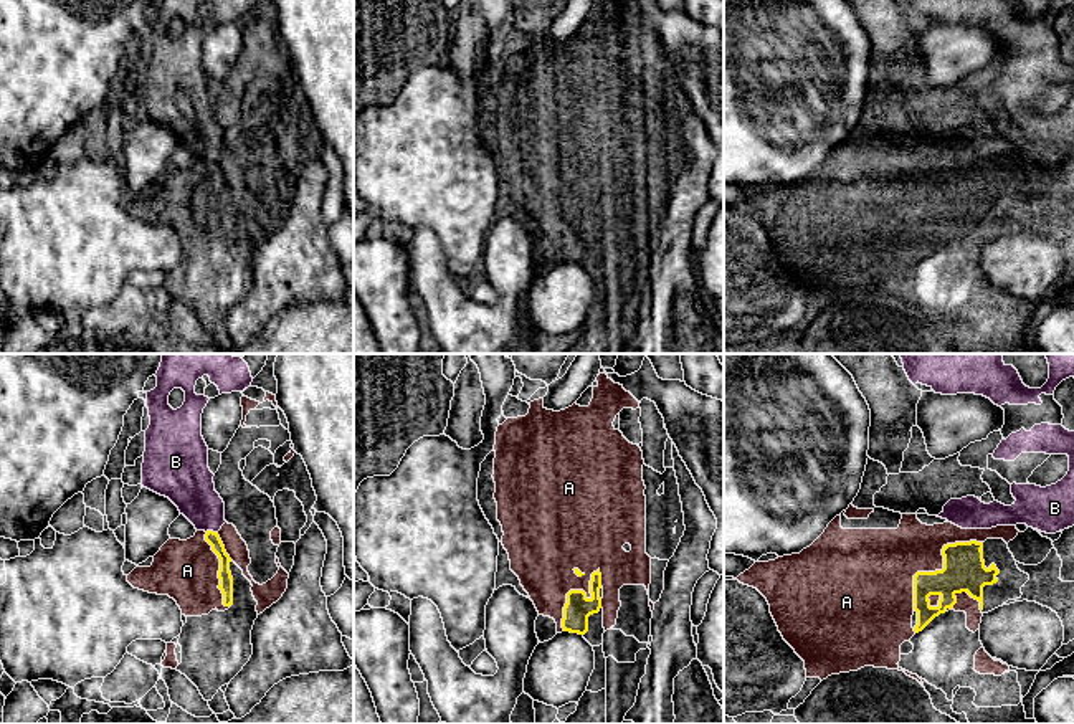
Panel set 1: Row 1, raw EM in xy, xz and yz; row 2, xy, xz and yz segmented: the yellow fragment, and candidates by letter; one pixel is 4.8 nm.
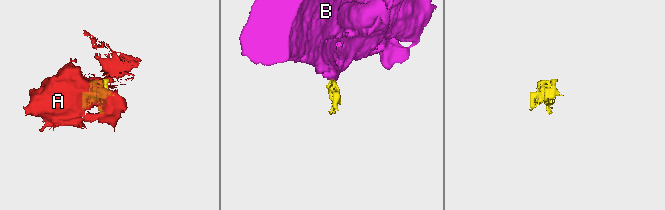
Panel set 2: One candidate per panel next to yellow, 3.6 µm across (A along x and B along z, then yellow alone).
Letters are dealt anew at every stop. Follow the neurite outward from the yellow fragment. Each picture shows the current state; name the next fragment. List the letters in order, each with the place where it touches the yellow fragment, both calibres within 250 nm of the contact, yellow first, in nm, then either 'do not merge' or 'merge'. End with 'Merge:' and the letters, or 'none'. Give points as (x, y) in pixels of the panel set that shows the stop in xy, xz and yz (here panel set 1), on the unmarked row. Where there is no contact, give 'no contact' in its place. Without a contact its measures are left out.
A: meets yellow in yz at (942, 199); 200 nm thick on the yellow side, 280 nm on the other; merge
B: meets yellow in xy at (212, 161); 70 nm thick on the yellow side, 220 nm on the other; do not merge
Merge: A

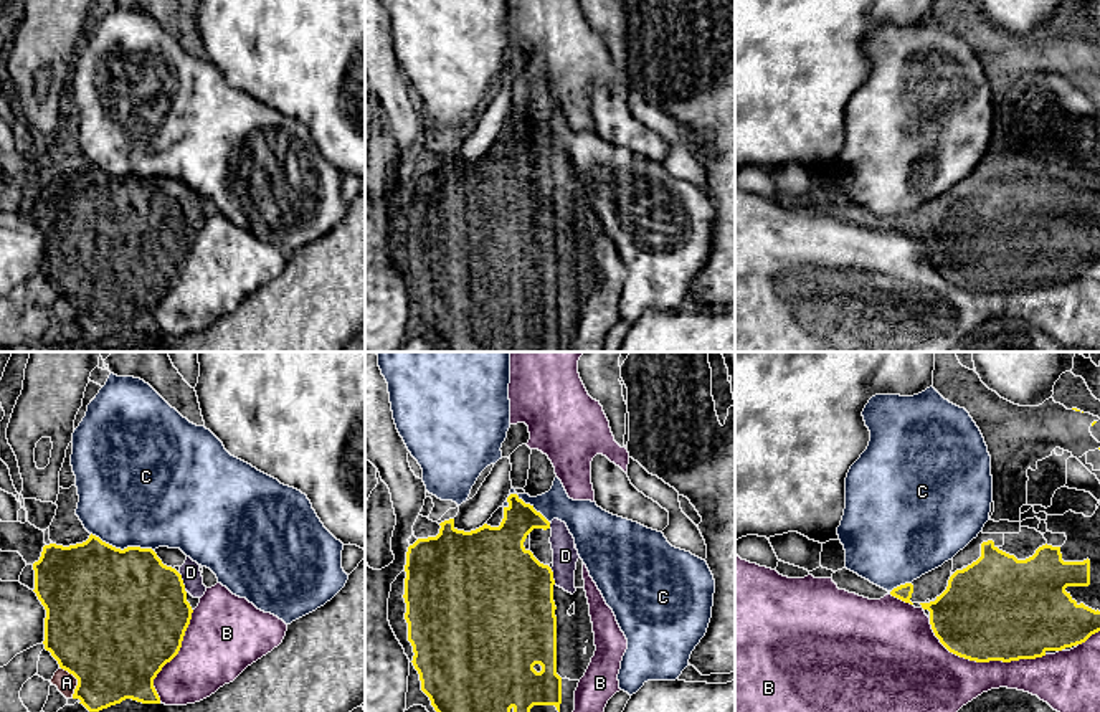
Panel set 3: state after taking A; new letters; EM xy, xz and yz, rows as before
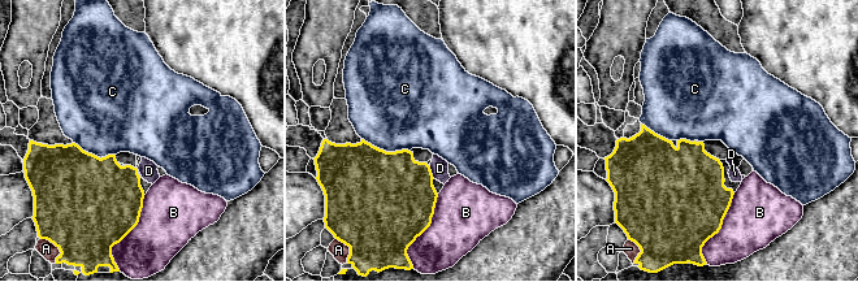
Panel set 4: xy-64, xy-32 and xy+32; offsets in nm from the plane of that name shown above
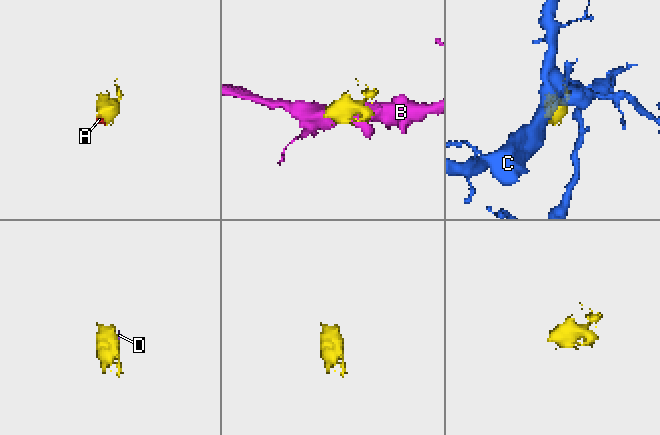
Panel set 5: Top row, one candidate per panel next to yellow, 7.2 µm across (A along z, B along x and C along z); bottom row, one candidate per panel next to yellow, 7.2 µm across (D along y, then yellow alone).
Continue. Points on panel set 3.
A: meets yellow in xy at (78, 311); 500 nm thick on the yellow side, 100 nm on the other; do not merge
B: meets yellow in yz at (981, 291); 480 nm thick on the yellow side, 340 nm on the other; do not merge
C: meets yellow in xy at (124, 179); 500 nm thick on the yellow side, 480 nm on the other; do not merge
D: meets yellow in xy at (182, 212); 480 nm thick on the yellow side, 100 nm on the other; merge
Merge: D

